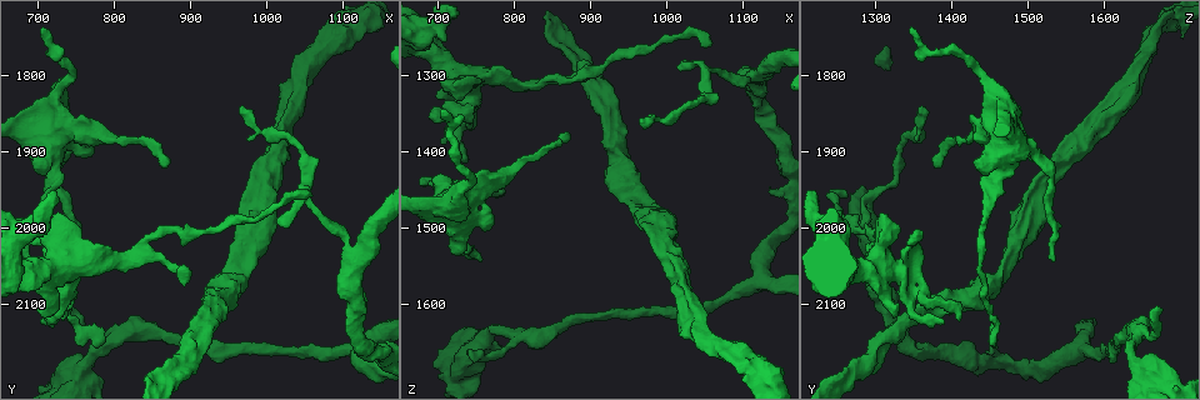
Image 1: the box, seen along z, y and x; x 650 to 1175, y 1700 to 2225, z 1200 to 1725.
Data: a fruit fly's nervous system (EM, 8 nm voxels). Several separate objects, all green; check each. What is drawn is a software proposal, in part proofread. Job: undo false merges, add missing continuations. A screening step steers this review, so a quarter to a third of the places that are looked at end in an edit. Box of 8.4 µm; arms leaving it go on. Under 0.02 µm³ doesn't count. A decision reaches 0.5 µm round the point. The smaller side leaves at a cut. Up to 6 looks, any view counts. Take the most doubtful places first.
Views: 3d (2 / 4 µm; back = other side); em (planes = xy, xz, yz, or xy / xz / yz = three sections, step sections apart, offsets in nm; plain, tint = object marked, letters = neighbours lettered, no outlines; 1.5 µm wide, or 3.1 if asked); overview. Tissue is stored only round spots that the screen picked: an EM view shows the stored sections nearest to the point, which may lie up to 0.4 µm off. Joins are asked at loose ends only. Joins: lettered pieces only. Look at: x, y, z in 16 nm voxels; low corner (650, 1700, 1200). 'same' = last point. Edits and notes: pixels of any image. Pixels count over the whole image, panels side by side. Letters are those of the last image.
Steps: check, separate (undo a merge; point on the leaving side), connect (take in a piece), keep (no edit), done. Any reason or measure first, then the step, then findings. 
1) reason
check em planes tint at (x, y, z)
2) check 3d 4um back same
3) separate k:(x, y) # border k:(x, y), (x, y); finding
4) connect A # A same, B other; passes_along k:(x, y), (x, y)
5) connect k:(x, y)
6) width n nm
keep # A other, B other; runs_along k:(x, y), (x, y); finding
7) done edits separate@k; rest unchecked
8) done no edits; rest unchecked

free end
check em yz step 4 plain at (710, 2125, 1385)

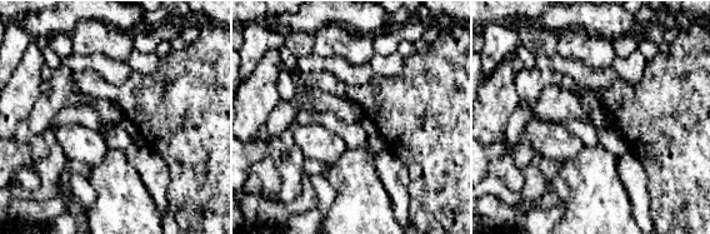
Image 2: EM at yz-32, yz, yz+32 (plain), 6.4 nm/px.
check em yz step 4 letters same

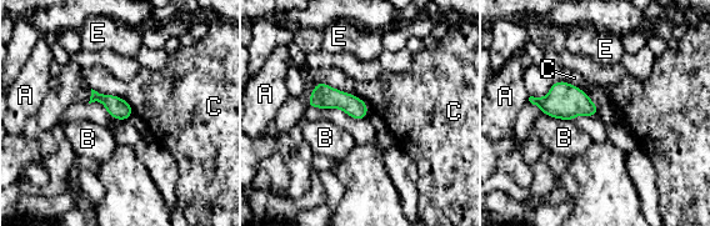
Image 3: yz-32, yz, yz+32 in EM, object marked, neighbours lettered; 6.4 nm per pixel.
width 130 nm
keep # A other, B other, C other, E other; no lettered piece goes on from it

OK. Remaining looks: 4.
end of a long branch
check 3d 4um at (965, 1835, 1360)

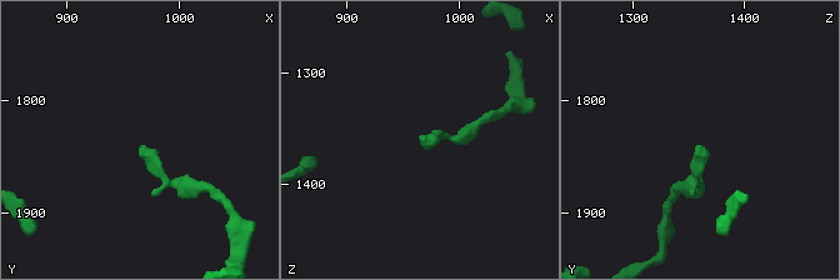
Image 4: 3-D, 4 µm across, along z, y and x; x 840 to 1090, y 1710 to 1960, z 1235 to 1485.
check em xy step 8 tint at (966, 1842, 1360)

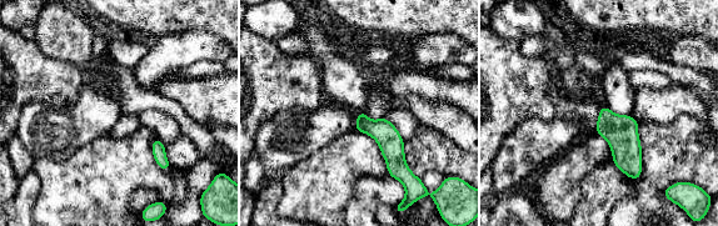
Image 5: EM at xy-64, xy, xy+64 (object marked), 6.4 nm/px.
check em planes letters same

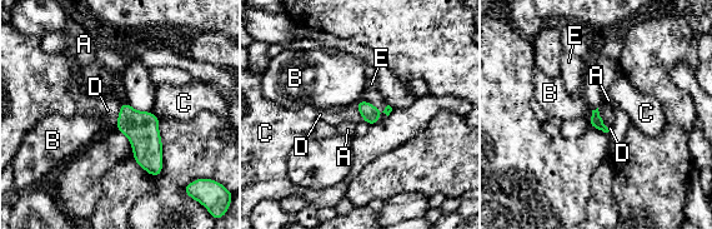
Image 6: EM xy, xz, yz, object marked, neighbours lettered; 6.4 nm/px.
keep # A other, B other, C other, D other, E other; border 6:(597, 108), (607, 133); no lettered piece goes on from it

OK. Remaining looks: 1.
done no edits; rest unchecked

